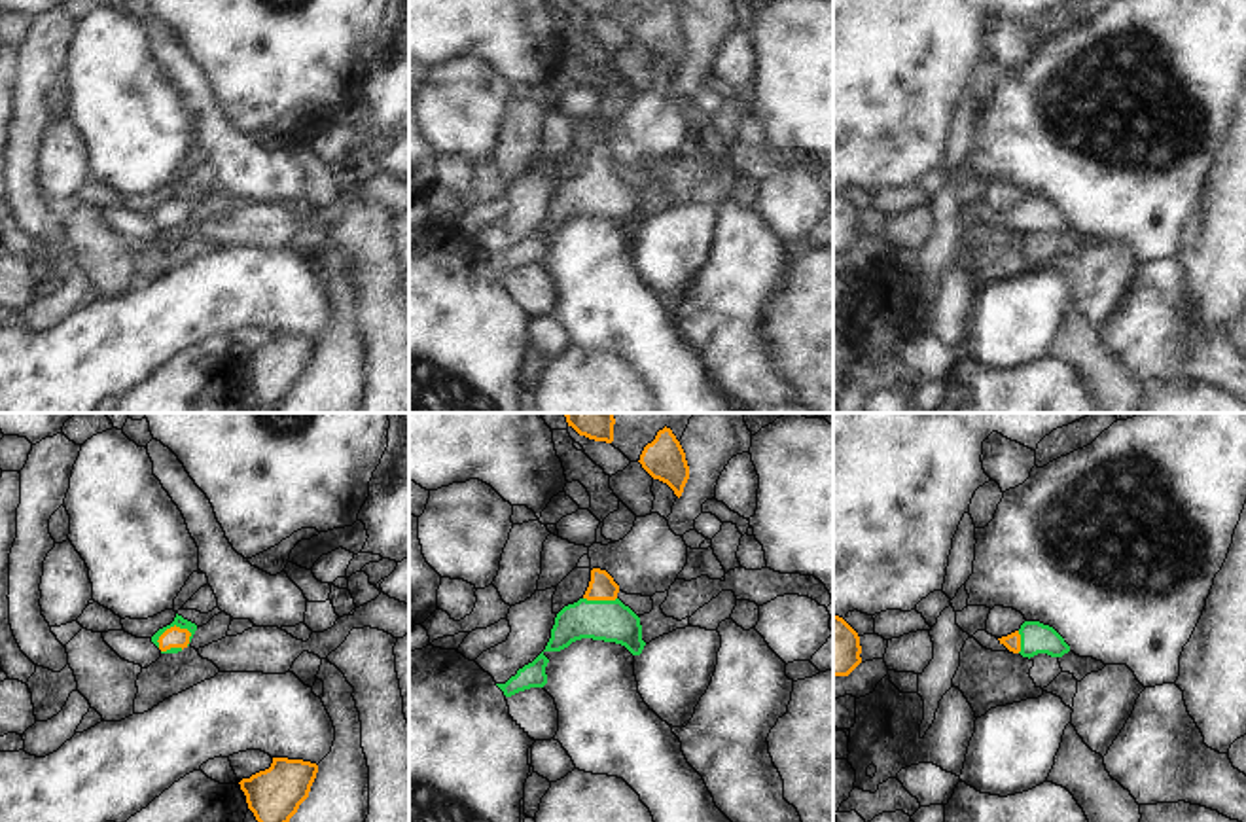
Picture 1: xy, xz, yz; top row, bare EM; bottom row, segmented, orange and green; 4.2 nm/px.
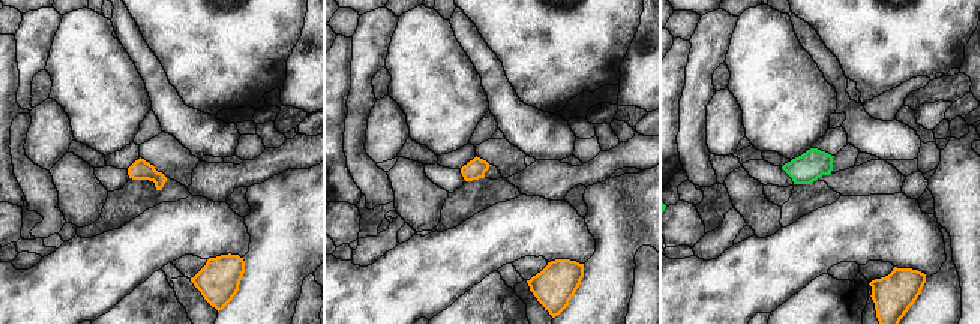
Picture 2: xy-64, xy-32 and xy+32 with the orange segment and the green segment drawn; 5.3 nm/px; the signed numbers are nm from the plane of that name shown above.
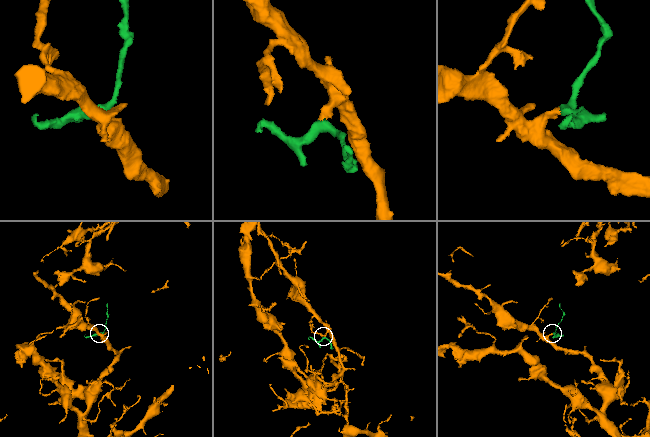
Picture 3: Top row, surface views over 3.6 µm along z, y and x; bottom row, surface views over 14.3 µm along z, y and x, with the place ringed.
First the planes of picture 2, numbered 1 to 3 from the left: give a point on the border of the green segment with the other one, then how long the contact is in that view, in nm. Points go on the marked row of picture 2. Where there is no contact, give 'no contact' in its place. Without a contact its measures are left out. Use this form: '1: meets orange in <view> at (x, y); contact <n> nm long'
1: no contact
2: no contact
3: no contact

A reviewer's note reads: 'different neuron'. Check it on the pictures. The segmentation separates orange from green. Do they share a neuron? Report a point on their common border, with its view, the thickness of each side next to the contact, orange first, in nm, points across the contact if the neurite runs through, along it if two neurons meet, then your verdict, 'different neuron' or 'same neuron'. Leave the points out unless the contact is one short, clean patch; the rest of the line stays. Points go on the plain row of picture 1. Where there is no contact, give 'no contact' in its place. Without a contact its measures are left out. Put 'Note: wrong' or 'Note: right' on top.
Note: wrong
contact xy (171, 203); calibres 90 and 50 nm; way xy (175, 213), (171, 203), (178, 196); same neuron

